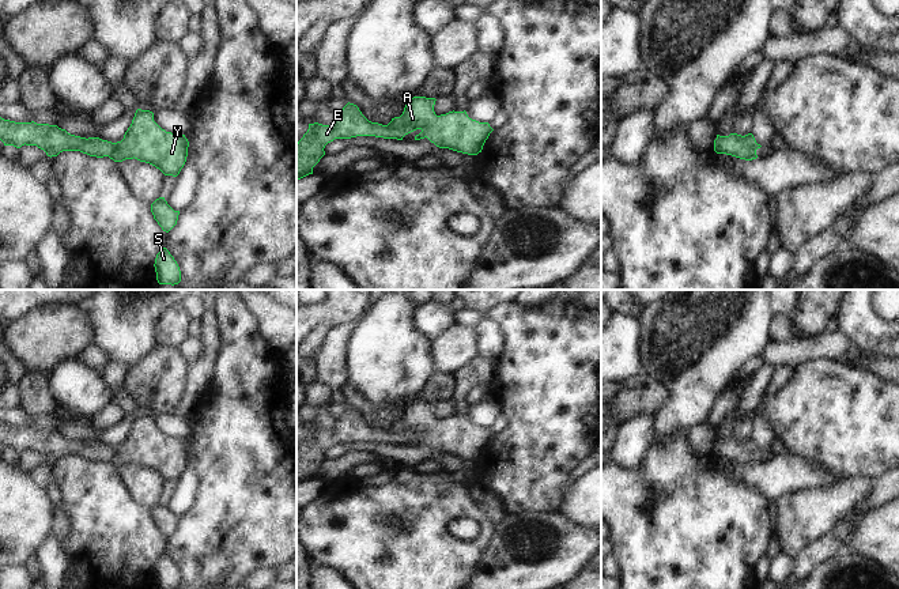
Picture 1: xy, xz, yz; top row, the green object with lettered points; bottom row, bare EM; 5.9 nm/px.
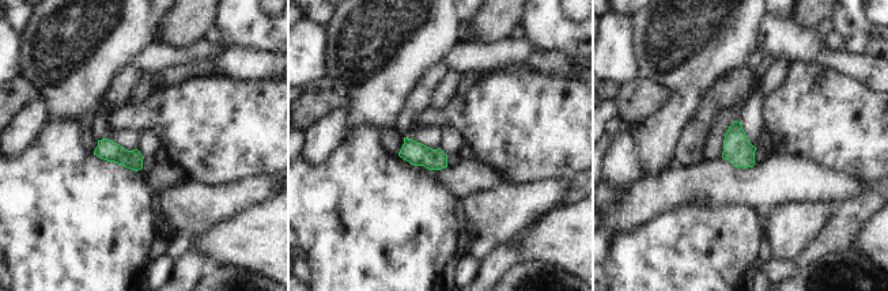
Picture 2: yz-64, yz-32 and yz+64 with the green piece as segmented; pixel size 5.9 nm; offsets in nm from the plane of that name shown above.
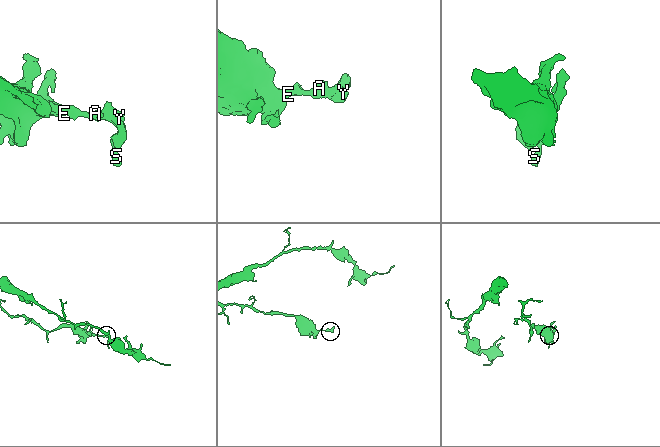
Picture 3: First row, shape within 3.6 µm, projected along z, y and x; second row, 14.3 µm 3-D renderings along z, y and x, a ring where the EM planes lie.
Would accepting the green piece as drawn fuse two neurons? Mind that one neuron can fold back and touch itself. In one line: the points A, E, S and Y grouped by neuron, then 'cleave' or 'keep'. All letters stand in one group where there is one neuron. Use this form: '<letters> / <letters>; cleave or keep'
A E S Y; keep

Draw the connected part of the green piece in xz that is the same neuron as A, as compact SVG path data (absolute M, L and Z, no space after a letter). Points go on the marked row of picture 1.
M426 97L409 98L403 114L392 118L388 125L369 121L359 107L350 102L335 116L330 125L309 124L307 132L296 143L296 181L313 174L313 167L325 155L325 146L335 139L375 136L403 140L405 135L420 129L415 140L427 137L439 148L468 155L481 152L494 131L490 124L469 118L465 110L437 116L435 101Z

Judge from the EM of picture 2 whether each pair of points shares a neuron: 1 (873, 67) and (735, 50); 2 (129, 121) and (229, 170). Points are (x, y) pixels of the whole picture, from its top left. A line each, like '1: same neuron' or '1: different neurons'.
1: different neurons
2: same neuron

